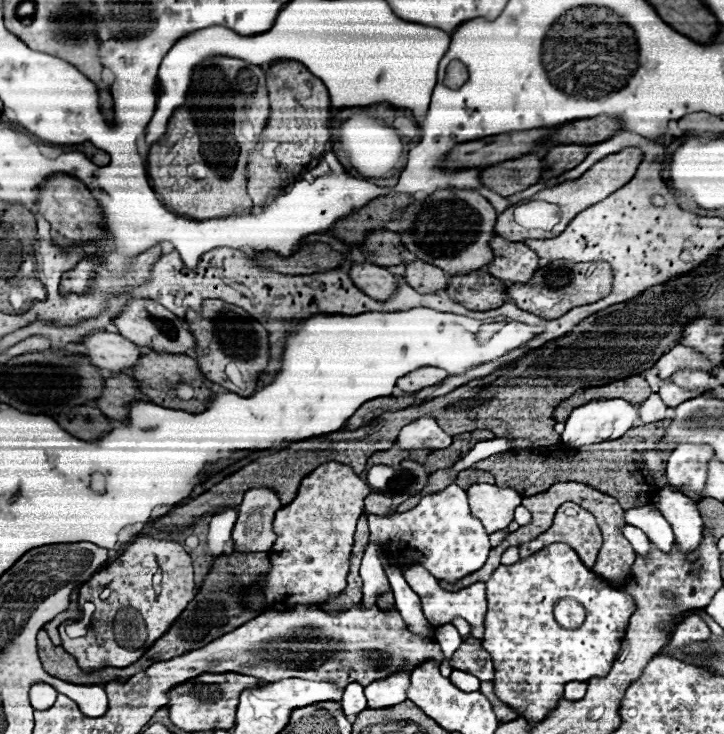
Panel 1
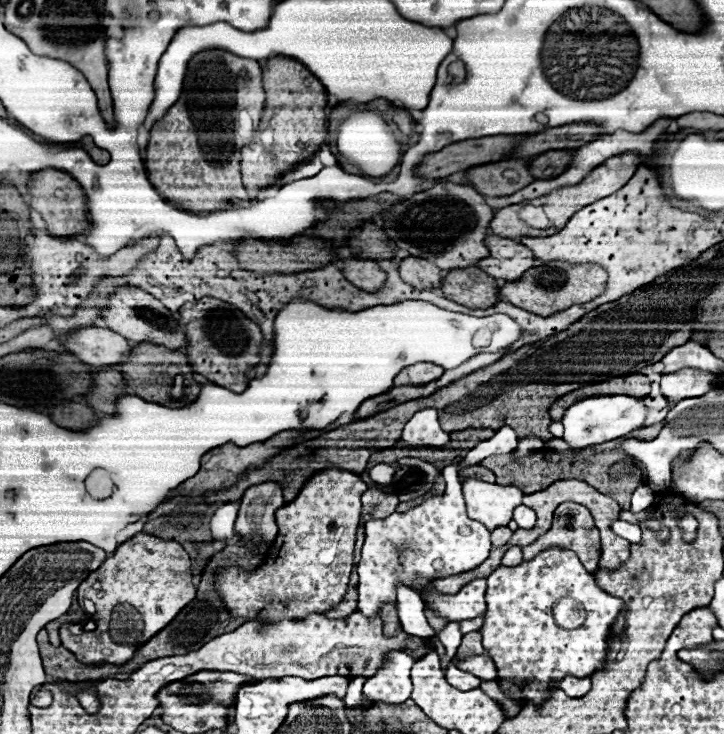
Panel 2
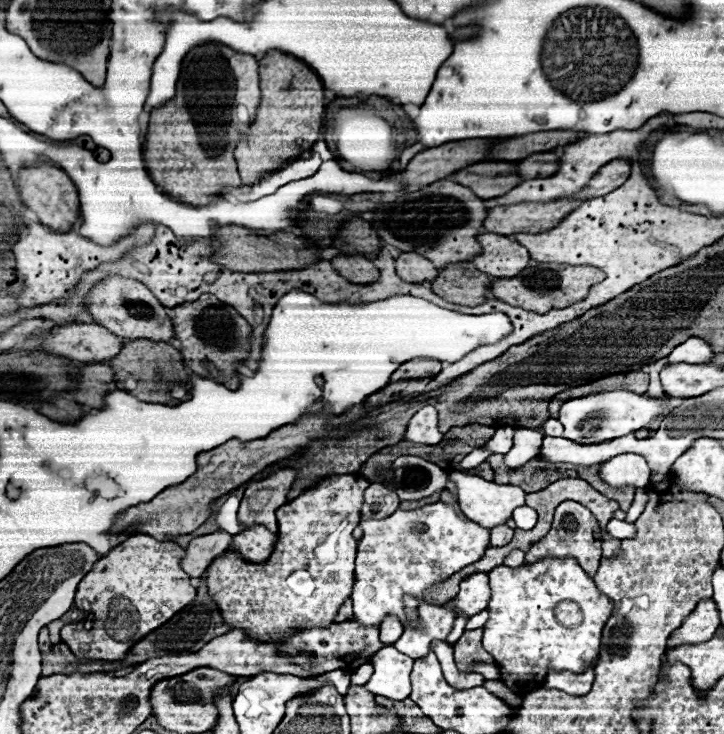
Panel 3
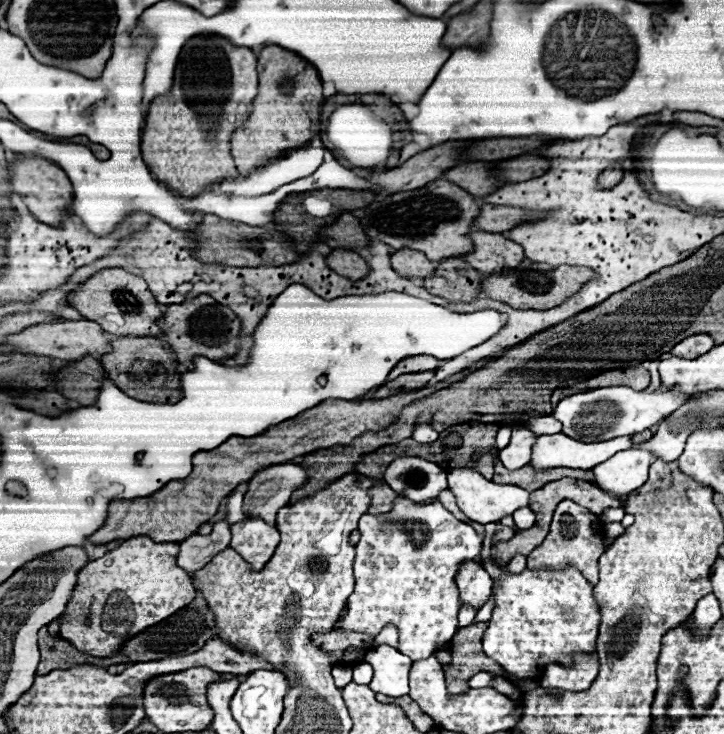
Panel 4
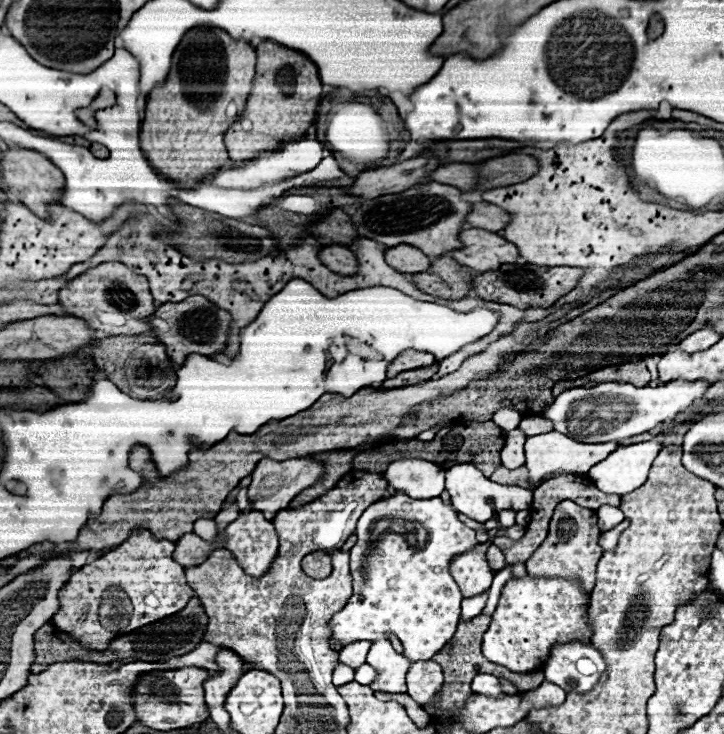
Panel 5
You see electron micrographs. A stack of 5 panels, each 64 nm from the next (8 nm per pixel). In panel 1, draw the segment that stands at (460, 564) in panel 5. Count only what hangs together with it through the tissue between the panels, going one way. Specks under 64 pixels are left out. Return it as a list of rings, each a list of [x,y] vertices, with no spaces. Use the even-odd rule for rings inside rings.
[[[418,564],[404,566],[402,574],[404,574],[406,582],[410,584],[410,588],[420,596],[422,610],[424,610],[424,614],[430,620],[432,626],[444,626],[444,624],[450,624],[454,618],[464,618],[472,626],[472,636],[482,638],[482,634],[484,634],[484,616],[486,616],[486,584],[484,582],[470,584],[470,586],[458,590],[458,592],[446,592],[446,590],[440,588],[439,581],[425,568],[420,568]]]

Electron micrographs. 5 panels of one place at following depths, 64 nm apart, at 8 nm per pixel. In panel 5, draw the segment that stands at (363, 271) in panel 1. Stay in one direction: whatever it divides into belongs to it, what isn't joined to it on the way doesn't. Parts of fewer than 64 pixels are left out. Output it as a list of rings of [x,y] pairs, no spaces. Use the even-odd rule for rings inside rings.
[[[338,244],[324,246],[320,250],[320,262],[338,274],[354,274],[354,270],[358,266],[354,252],[346,246],[338,246]]]

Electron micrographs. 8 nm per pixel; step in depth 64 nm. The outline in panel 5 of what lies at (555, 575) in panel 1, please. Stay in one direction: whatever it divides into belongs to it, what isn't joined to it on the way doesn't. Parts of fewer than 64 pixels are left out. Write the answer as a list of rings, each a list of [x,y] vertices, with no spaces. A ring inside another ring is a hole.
[[[512,578],[500,594],[490,628],[484,634],[482,654],[512,672],[532,672],[542,668],[550,656],[550,648],[558,642],[590,640],[592,628],[588,624],[588,594],[580,590],[578,582],[562,578]]]

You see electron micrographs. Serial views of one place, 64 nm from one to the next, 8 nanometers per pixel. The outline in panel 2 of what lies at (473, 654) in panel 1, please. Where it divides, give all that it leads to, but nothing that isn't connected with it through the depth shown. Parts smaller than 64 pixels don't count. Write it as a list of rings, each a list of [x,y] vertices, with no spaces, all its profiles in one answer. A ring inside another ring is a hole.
[[[470,656],[462,662],[454,660],[454,664],[464,670],[464,672],[470,672],[474,676],[478,676],[480,680],[496,680],[496,666],[490,658],[486,656]]]

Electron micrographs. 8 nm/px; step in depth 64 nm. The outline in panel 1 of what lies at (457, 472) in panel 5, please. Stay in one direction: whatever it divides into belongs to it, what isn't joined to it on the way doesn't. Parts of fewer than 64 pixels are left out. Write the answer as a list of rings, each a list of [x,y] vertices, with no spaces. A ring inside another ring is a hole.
[[[472,484],[466,494],[470,514],[482,520],[488,534],[504,530],[514,520],[514,508],[522,502],[522,496],[512,488],[498,488],[494,484]]]

